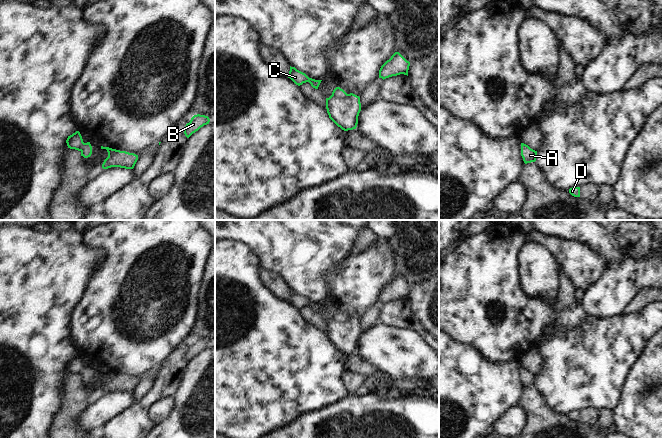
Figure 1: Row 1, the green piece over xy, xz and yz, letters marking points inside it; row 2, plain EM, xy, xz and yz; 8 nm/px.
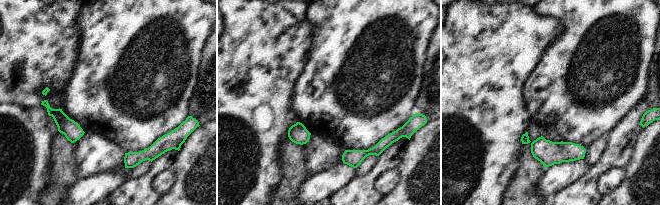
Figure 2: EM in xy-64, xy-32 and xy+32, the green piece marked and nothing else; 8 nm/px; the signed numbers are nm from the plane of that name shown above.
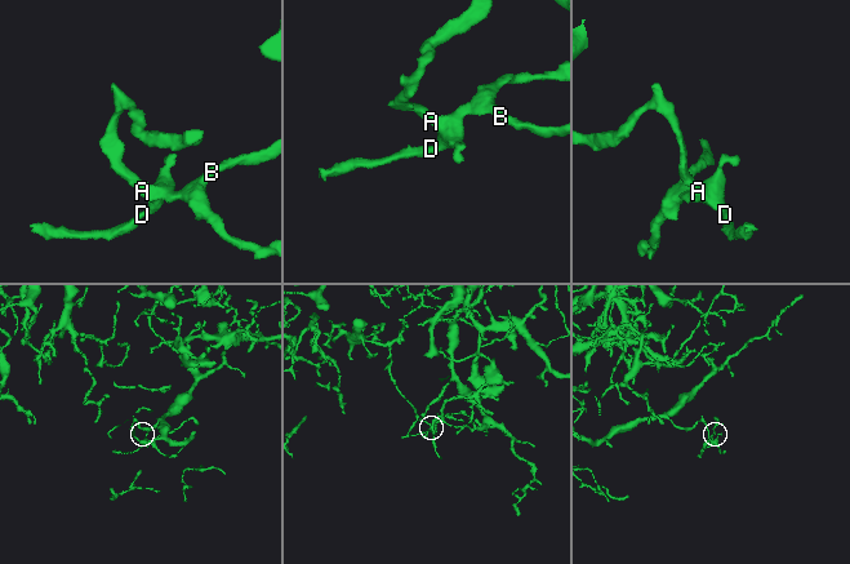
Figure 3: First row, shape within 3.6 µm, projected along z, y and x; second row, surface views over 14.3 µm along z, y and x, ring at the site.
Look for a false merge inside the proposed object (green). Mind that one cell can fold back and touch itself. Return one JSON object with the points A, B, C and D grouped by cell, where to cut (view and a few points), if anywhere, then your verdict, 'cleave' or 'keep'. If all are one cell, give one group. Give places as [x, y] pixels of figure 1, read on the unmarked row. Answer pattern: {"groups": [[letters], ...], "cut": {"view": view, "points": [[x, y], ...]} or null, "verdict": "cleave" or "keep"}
{"groups": [["A", "B", "C", "D"]], "cut": null, "verdict": "keep"}

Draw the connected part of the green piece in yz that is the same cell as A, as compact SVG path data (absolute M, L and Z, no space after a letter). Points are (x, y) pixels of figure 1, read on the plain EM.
M521 367L521 380L525 388L535 386L537 375L531 373L528 369Z

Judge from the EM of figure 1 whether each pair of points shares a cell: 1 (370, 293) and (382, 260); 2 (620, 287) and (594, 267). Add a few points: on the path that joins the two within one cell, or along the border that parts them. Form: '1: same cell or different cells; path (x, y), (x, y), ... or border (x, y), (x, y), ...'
1: same cell; path (370, 285), (370, 272), (374, 268)
2: different cells; border (607, 269), (586, 290)

